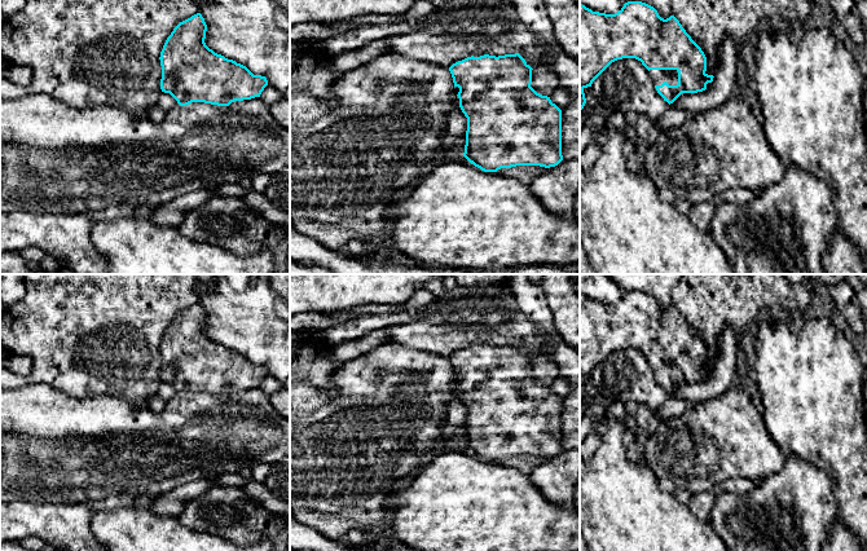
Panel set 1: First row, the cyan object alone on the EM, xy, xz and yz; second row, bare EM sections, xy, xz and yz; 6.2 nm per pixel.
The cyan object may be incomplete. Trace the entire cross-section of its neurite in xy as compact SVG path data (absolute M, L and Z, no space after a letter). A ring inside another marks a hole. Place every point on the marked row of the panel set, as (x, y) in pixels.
M201 13L180 22L167 38L160 52L160 89L170 93L180 106L204 102L229 106L234 101L260 97L268 85L265 76L254 75L246 66L210 49L206 43L207 25Z

